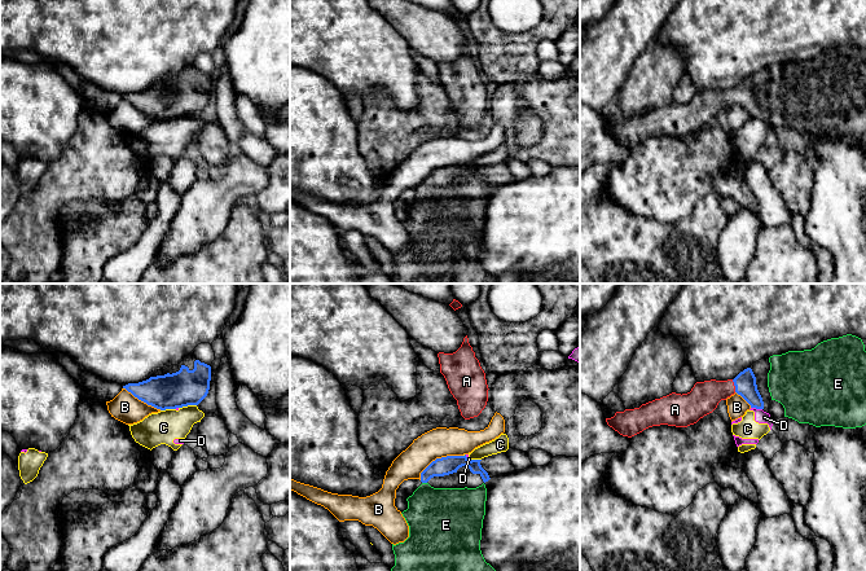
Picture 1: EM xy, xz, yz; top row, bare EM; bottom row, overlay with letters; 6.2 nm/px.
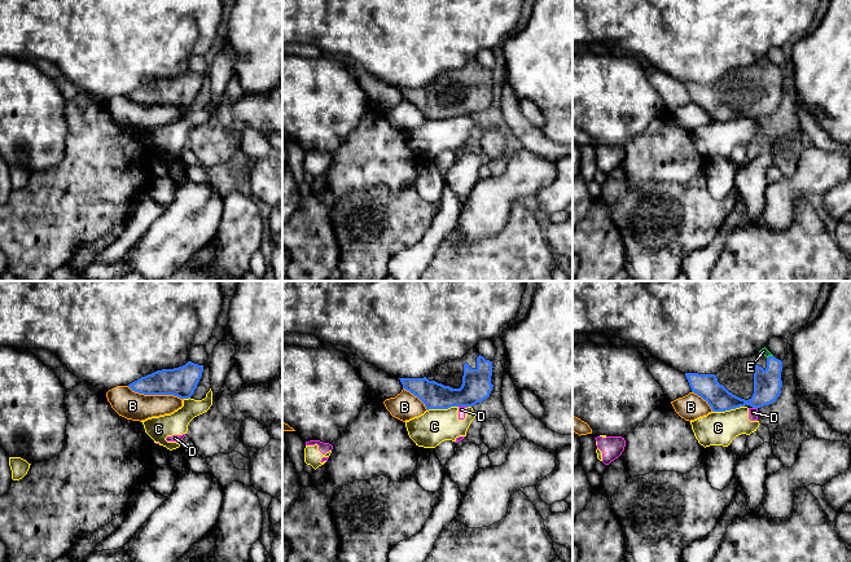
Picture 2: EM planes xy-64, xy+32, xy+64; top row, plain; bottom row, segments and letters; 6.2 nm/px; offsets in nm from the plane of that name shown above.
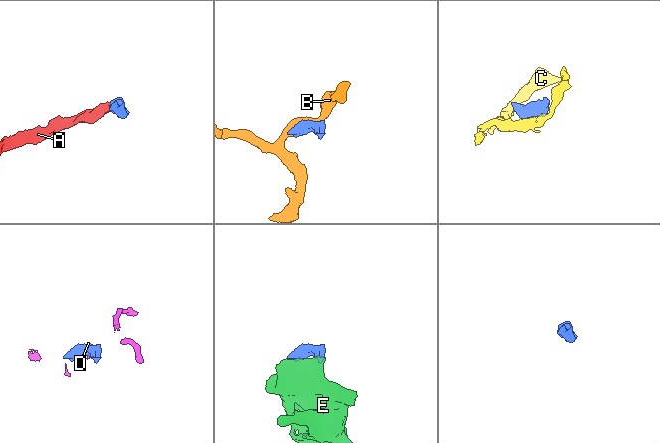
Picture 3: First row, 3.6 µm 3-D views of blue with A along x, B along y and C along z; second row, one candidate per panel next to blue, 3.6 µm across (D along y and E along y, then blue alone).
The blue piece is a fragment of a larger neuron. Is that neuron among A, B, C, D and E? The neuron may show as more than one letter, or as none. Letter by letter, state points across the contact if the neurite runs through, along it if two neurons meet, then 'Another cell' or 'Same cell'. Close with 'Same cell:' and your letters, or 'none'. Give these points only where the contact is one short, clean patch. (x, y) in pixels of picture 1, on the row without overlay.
A: Path across: yz (744, 92), (734, 95), (712, 101), (704, 106). Same cell
B: Another cell
C: Boundary: xy (196, 114), (179, 118). Another cell
D: Boundary: yz (751, 117), (761, 119). Another cell
E: Same cell
Same cell: A, E

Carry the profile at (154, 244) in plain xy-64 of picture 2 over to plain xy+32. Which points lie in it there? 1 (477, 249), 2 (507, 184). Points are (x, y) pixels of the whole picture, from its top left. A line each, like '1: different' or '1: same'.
1: different
2: same

